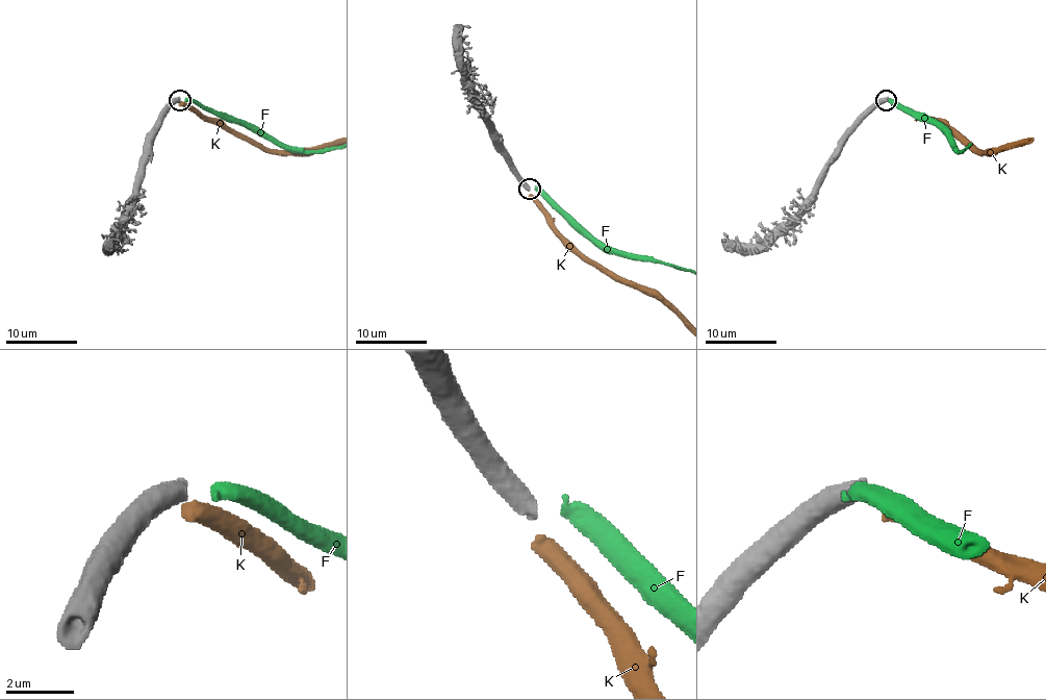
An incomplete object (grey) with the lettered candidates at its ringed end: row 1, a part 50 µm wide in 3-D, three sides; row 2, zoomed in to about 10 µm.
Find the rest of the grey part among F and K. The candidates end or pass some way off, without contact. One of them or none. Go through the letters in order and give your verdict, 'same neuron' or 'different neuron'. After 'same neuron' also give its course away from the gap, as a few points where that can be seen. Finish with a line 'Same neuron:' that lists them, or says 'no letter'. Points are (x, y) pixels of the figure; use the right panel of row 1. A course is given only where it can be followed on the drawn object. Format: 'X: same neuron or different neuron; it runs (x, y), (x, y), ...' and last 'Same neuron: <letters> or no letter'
F: same neuron
K: different neuron
Same neuron: F

